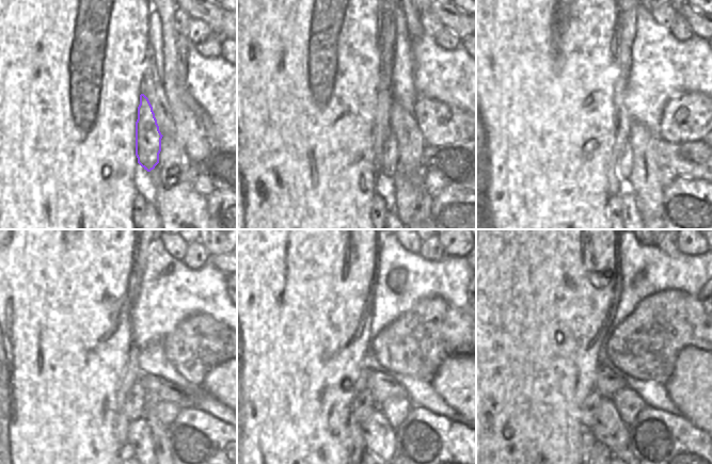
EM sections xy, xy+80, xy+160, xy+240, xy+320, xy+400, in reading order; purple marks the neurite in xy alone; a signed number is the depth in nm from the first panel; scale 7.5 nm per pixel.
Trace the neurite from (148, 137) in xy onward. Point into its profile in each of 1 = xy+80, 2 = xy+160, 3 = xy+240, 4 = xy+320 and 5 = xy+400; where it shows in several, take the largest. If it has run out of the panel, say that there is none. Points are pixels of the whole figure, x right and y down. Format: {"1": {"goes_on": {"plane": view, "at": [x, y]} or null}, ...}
{"1": {"goes_on": {"plane": "xy+80", "at": [390, 160]}}, "2": {"goes_on": {"plane": "xy+160", "at": [627, 161]}}, "3": {"goes_on": {"plane": "xy+240", "at": [135, 405]}}, "4": {"goes_on": {"plane": "xy+320", "at": [363, 405]}}, "5": {"goes_on": {"plane": "xy+400", "at": [588, 409]}}}

